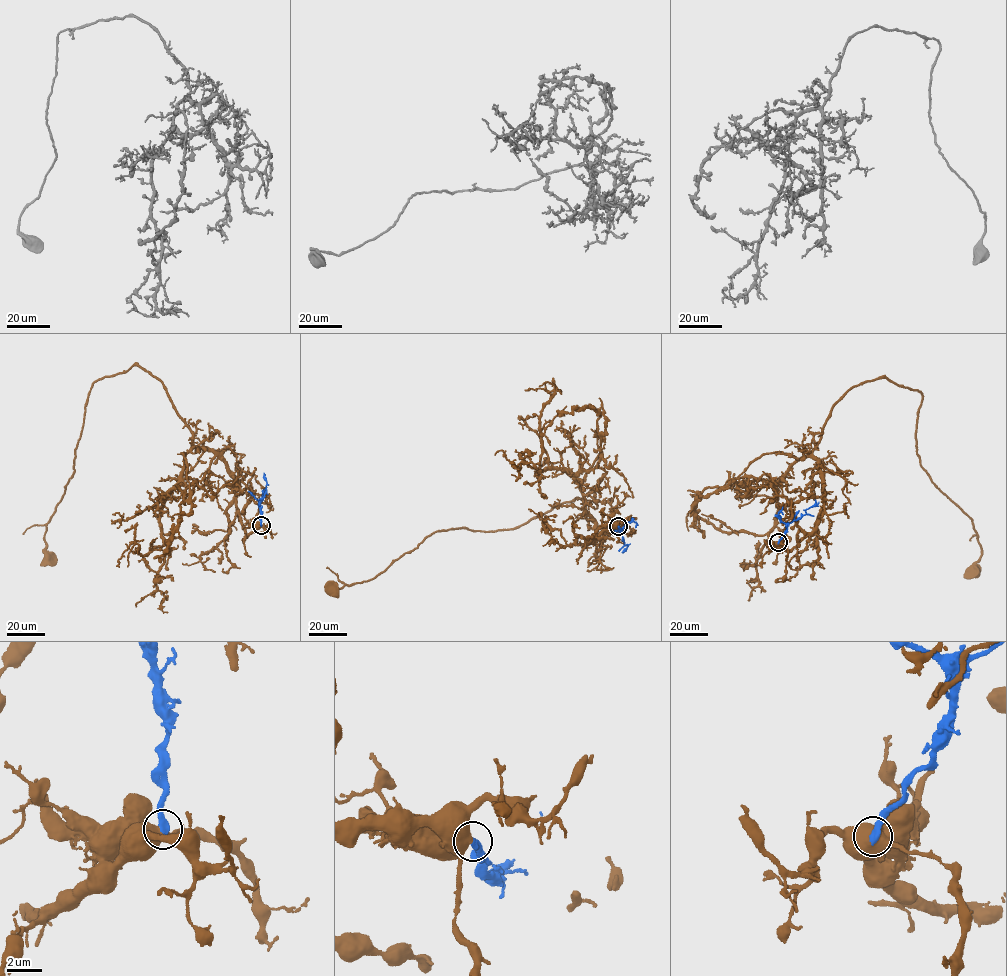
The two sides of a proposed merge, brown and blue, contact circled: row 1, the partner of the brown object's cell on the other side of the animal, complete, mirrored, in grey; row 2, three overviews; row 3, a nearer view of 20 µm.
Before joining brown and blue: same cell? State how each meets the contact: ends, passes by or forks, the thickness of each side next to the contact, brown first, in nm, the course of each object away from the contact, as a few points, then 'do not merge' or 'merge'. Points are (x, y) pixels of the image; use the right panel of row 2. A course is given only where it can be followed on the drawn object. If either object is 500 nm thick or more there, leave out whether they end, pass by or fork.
calibres 750 and 400 nm; course brown (778, 543), (816, 525), (812, 449), (832, 407), (884, 377), (920, 391), (919, 464), (971, 520), (972, 572); course blue (778, 543), (786, 525), (806, 513), (815, 499); do not merge

